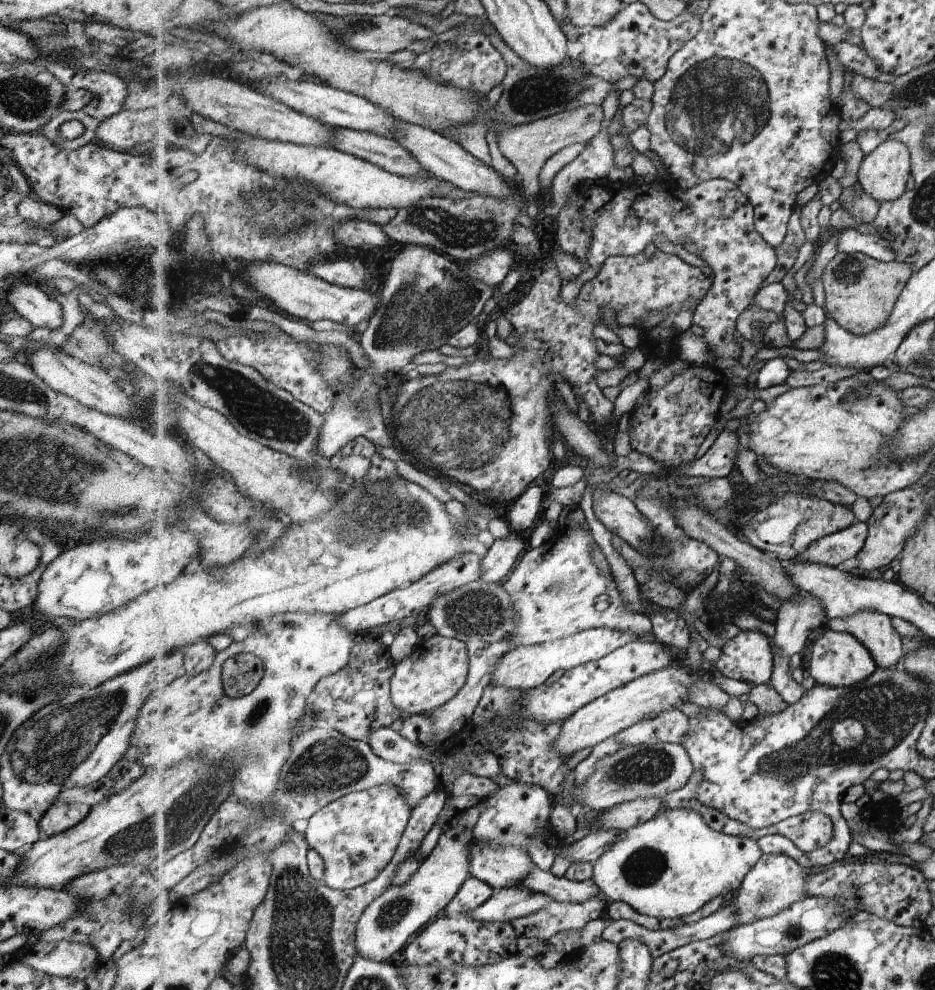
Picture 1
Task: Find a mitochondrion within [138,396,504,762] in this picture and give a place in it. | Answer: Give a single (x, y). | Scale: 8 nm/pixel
(389, 519)

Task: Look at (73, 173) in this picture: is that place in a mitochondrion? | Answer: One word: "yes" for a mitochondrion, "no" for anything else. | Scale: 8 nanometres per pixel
no

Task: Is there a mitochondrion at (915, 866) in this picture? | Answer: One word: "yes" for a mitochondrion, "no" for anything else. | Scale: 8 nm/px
no

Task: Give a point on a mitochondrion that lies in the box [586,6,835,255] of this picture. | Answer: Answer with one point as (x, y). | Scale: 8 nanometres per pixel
(717, 103)

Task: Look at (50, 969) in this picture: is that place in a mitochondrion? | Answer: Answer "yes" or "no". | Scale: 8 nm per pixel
no

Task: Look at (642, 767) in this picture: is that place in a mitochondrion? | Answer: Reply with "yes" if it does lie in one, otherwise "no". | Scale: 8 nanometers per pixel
yes

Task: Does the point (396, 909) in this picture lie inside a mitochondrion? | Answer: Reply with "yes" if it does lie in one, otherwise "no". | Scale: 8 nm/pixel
yes

